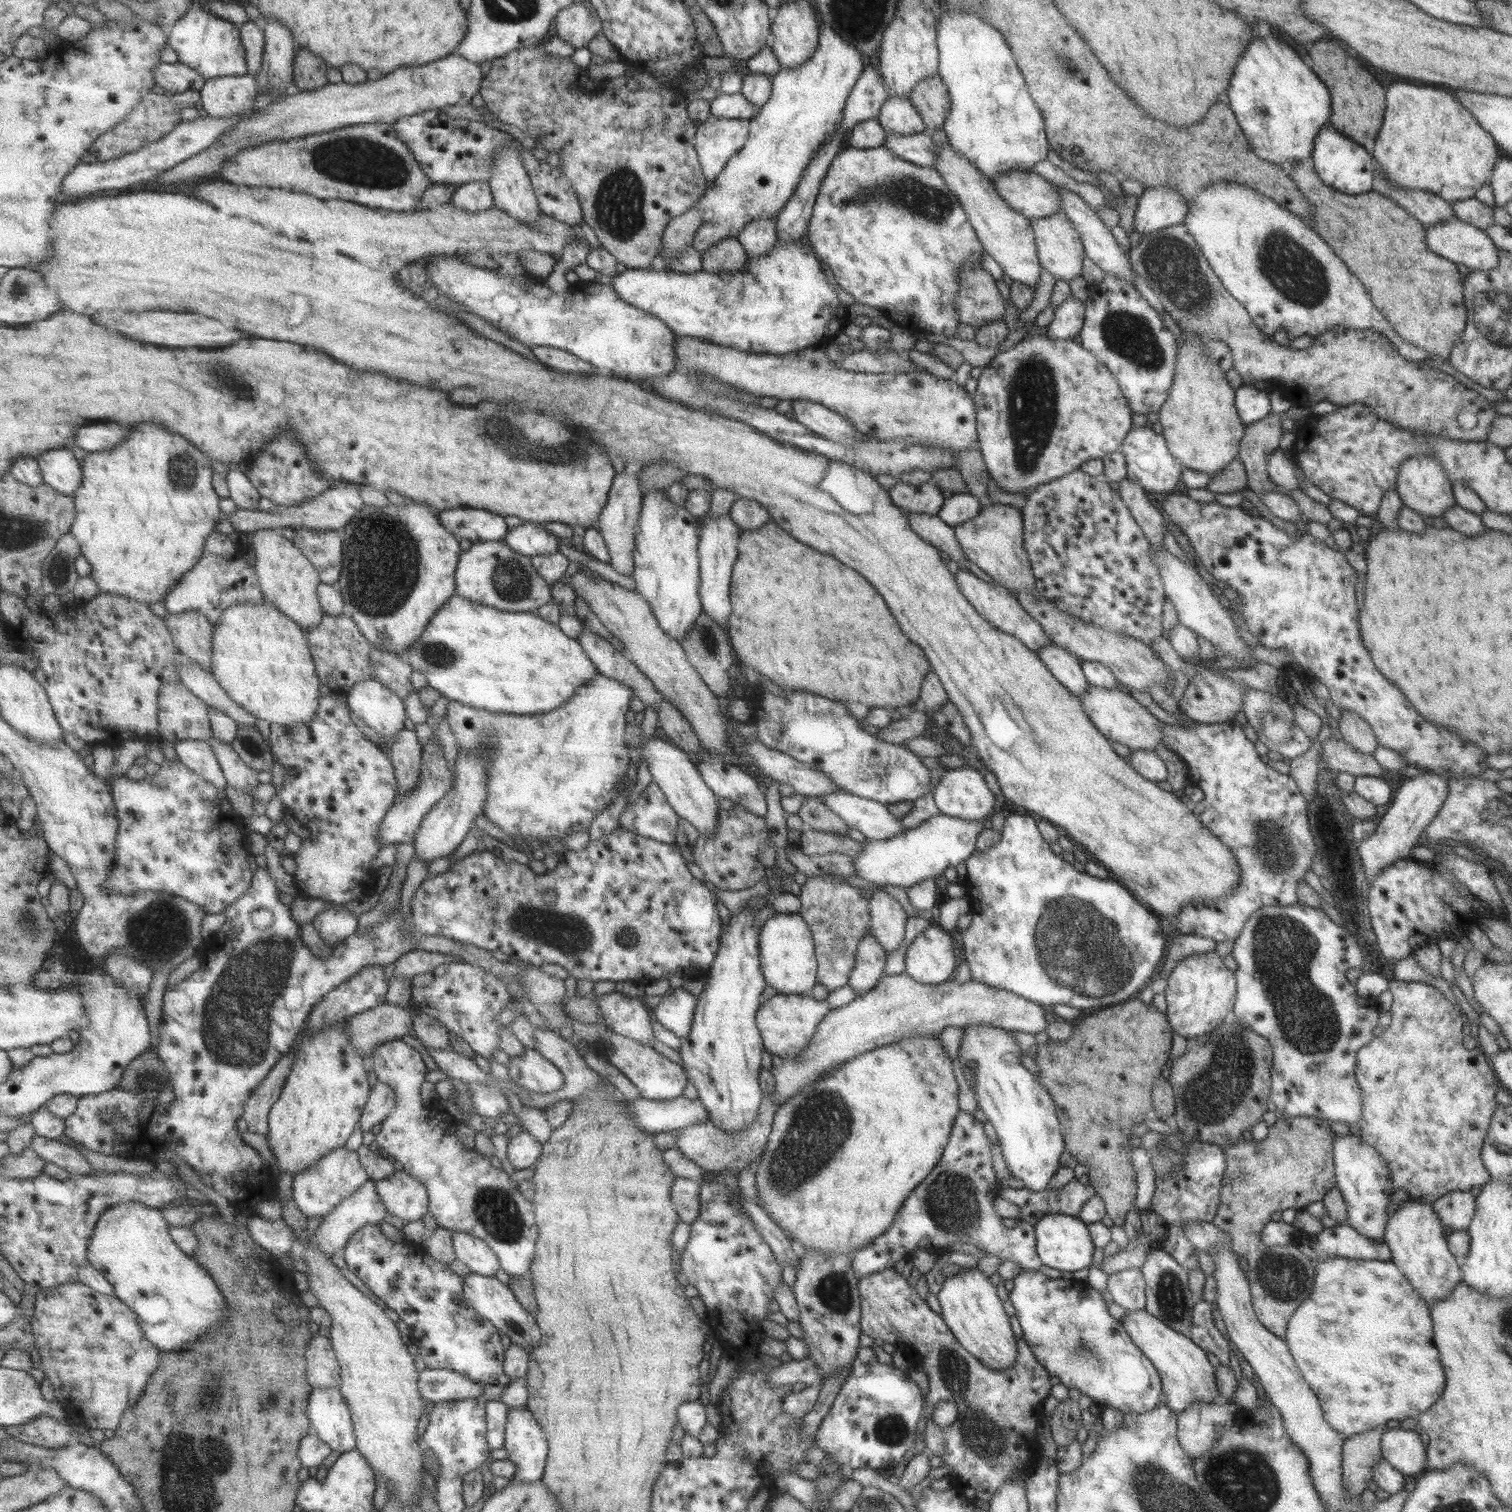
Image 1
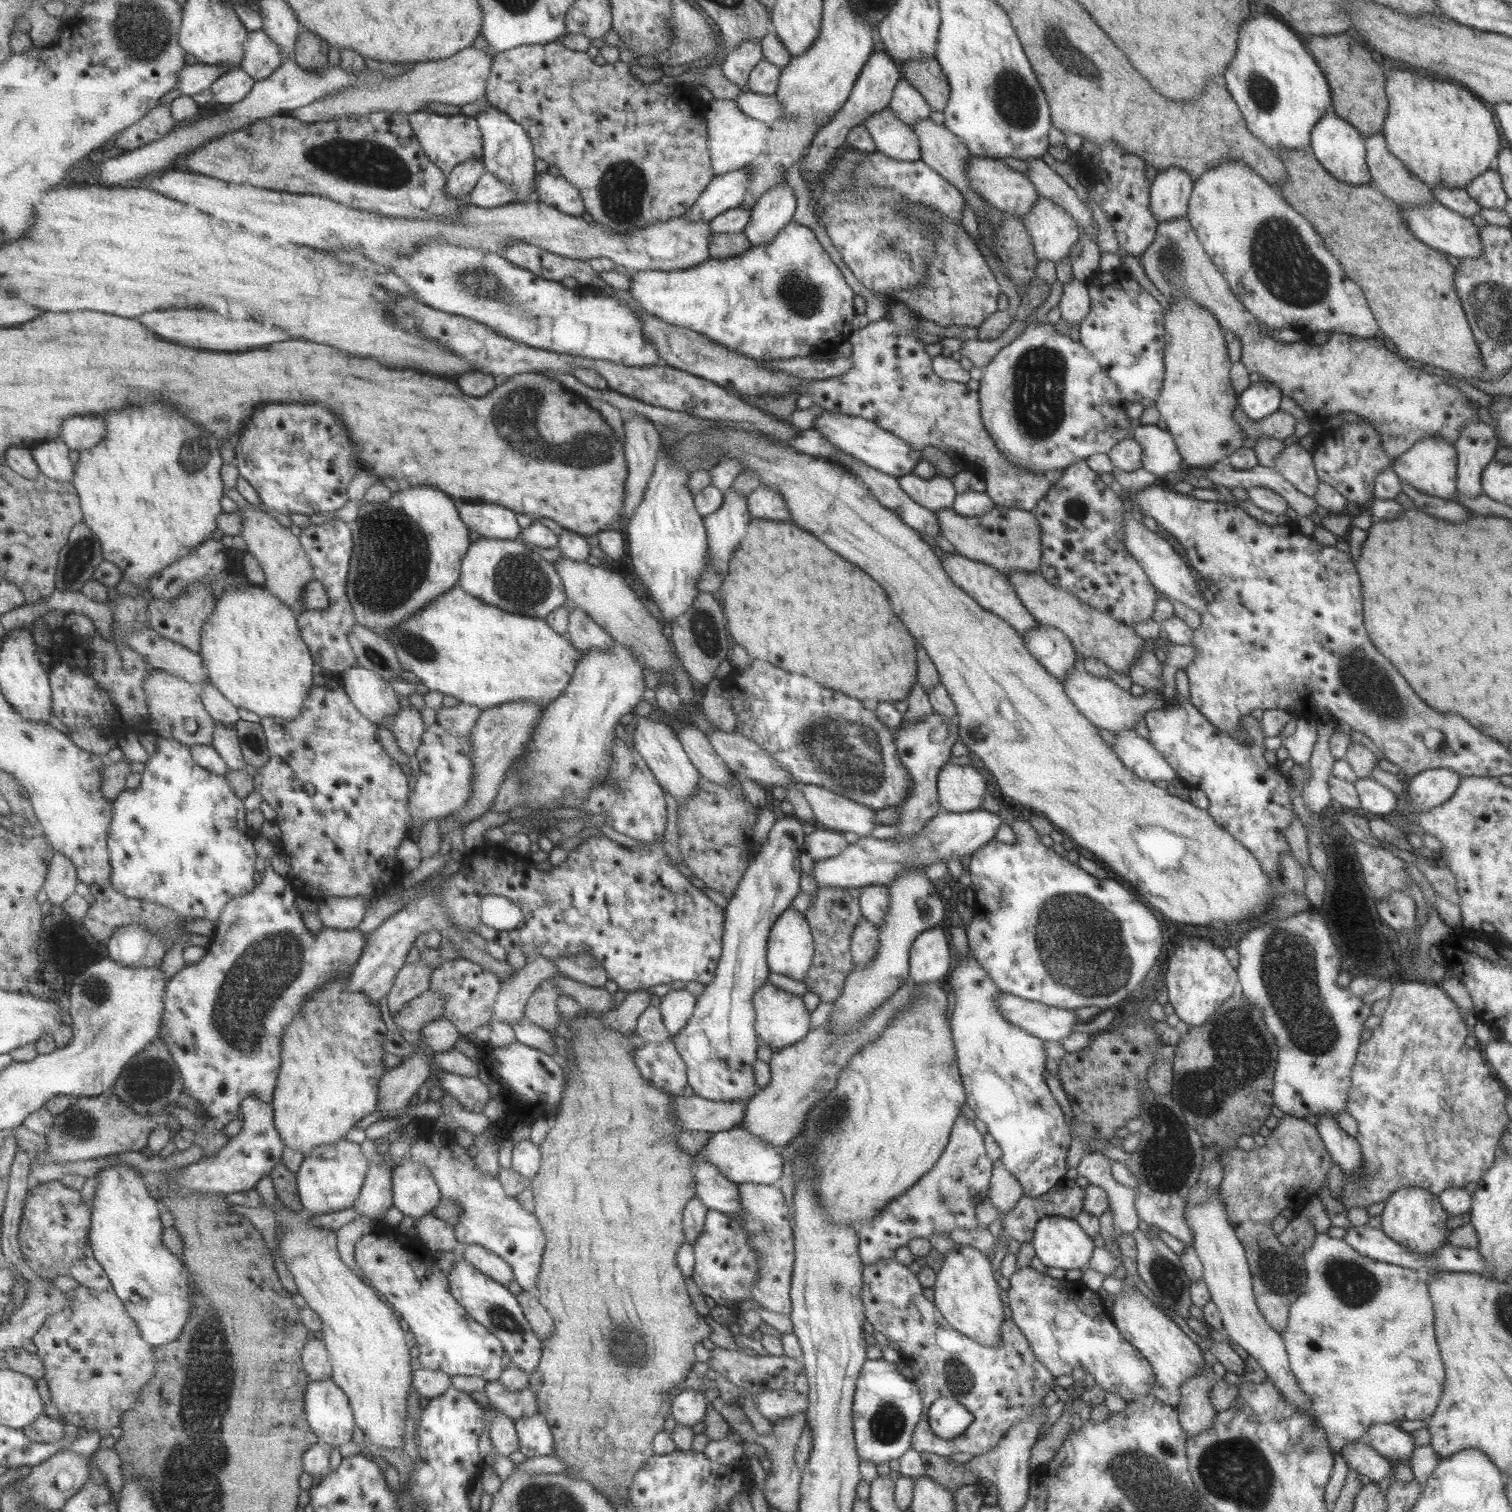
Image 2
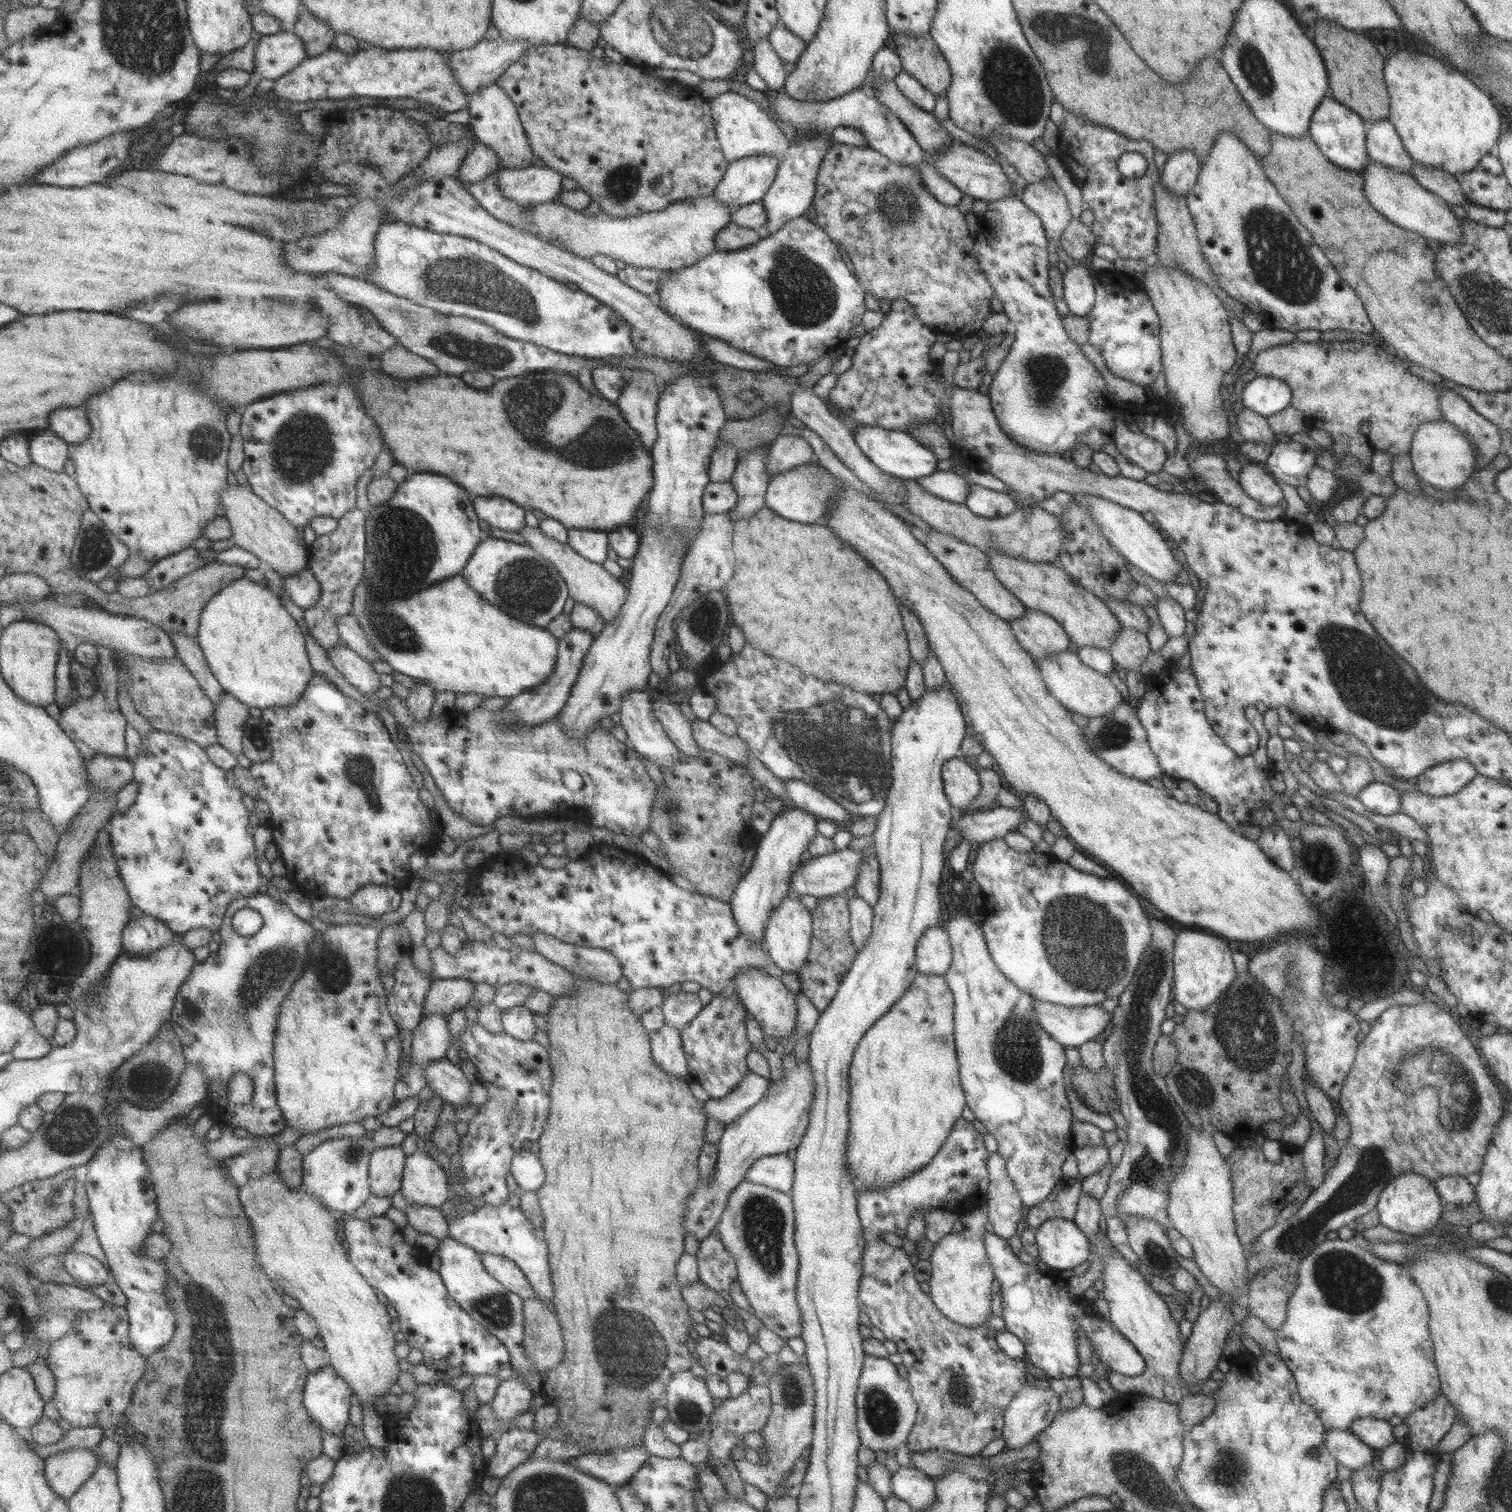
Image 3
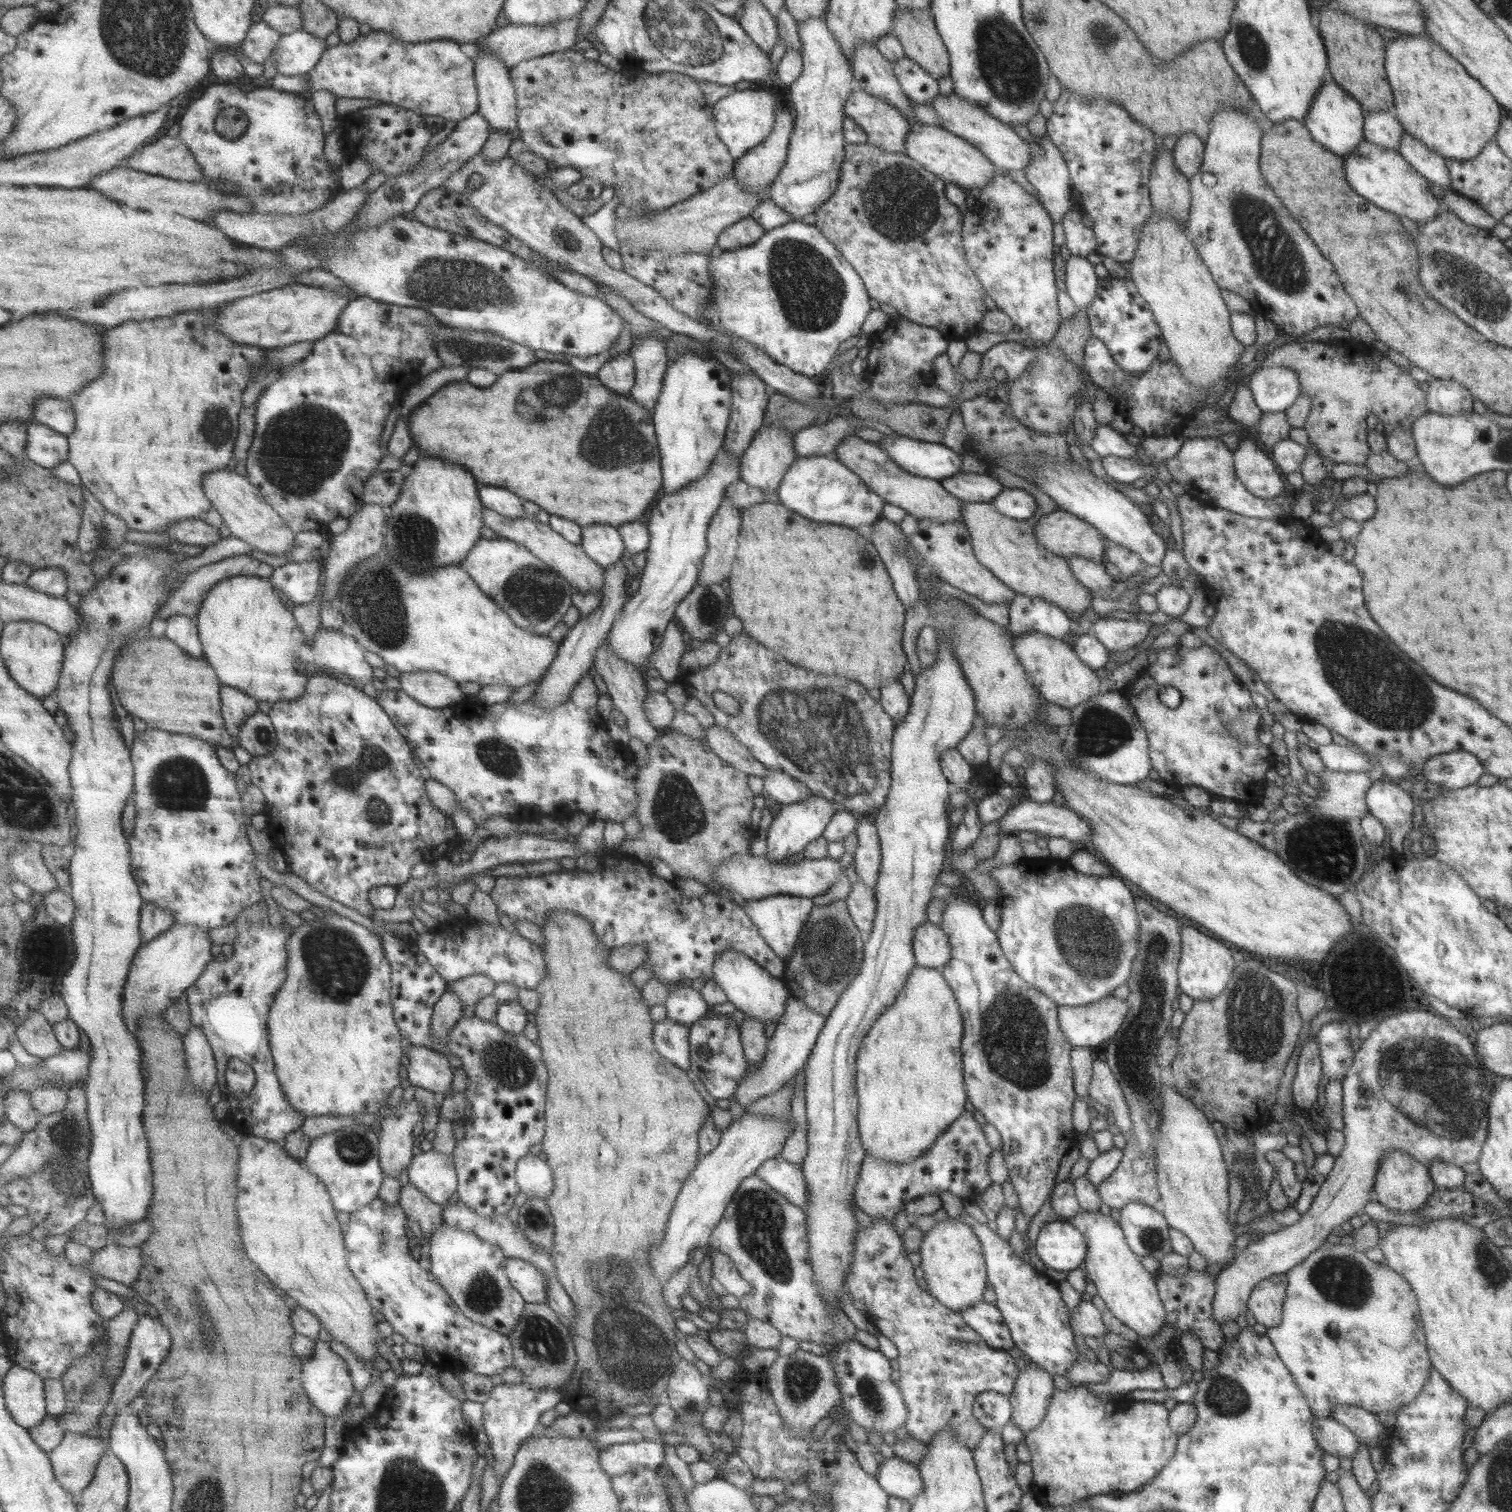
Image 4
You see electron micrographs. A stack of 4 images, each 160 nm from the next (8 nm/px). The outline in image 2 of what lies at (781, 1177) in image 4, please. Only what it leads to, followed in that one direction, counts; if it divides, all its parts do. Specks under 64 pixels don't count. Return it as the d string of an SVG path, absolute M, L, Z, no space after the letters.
M741 1120L729 1130L711 1133L705 1144L691 1154L691 1159L695 1166L701 1161L713 1164L721 1175L737 1186L744 1182L776 1185L782 1174L783 1160L773 1147L765 1139L753 1136L744 1129L744 1122Z

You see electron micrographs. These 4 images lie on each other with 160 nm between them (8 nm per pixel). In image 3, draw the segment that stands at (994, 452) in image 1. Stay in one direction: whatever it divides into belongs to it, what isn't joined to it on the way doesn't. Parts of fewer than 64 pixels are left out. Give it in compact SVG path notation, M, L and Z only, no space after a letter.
M1015 196L988 203L981 220L978 219L977 227L975 234L971 235L973 256L981 274L992 286L994 296L1003 303L1002 313L1007 315L1016 331L1015 341L994 372L987 390L990 407L1001 432L1015 440L1019 446L1035 452L1062 454L1065 450L1076 448L1078 444L1099 451L1112 440L1115 432L1112 394L1106 389L1105 379L1093 363L1067 336L1062 318L1057 314L1055 298L1048 287L1049 243L1045 239L1041 221L1021 203L1019 196Z

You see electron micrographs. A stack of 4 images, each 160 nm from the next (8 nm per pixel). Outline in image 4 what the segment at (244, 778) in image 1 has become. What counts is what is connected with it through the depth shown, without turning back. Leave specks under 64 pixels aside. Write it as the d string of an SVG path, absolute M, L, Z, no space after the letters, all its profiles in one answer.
M223 685L222 688L222 700L226 729L239 746L241 727L245 725L247 719L259 711L259 701L239 689L226 685Z

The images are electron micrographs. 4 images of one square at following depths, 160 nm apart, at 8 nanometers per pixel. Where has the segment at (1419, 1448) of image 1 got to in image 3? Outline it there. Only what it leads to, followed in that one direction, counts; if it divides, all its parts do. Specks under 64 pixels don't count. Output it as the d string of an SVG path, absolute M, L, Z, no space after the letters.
M1358 1418L1349 1426L1349 1432L1355 1434L1363 1444L1373 1448L1383 1449L1392 1442L1396 1442L1393 1437L1392 1426L1388 1421L1377 1420L1375 1418Z

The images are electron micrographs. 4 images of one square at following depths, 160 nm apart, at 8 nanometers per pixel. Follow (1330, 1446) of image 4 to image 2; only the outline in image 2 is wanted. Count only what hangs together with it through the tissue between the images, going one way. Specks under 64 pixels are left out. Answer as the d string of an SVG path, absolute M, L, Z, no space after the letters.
M1364 1439L1348 1442L1338 1453L1344 1458L1347 1466L1375 1483L1387 1477L1392 1479L1393 1463L1377 1454Z

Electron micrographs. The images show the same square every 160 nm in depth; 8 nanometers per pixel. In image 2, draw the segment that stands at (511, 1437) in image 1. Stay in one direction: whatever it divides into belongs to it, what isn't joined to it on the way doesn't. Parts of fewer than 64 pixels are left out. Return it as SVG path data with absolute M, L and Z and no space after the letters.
M540 1414L516 1418L513 1421L517 1433L517 1450L526 1457L551 1455L552 1429Z

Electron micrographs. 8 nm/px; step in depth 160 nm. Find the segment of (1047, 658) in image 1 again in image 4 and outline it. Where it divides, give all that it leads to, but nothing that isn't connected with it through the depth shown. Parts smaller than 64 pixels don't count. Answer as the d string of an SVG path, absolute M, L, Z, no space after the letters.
M1016 594L1008 603L1008 631L1015 636L1039 632L1051 638L1061 639L1071 629L1071 620L1065 613L1042 598L1027 598Z

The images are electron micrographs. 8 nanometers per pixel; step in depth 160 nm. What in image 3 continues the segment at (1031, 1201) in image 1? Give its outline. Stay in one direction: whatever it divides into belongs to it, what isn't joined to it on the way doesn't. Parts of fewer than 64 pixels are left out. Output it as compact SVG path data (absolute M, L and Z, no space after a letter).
M1062 1176L1044 1202L1026 1208L1025 1228L1035 1231L1045 1220L1055 1217L1072 1221L1081 1192L1080 1182Z

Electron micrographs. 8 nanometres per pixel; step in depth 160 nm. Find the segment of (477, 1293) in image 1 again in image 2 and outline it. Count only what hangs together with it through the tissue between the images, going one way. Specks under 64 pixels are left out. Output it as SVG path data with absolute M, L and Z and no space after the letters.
M464 1256L455 1260L455 1267L449 1272L449 1278L452 1282L450 1290L457 1301L473 1315L473 1318L502 1340L506 1353L523 1372L528 1376L533 1373L540 1361L540 1340L507 1285L477 1270L477 1267L469 1264Z

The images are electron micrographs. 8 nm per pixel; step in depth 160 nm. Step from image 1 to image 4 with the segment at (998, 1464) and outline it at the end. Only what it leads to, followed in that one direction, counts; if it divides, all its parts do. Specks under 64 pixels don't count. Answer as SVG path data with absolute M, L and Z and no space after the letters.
M883 1218L872 1220L870 1227L859 1228L855 1233L853 1260L846 1274L846 1290L852 1299L863 1302L863 1314L898 1350L896 1362L899 1379L896 1383L908 1410L908 1417L903 1426L907 1436L927 1446L933 1441L935 1434L948 1428L961 1445L972 1451L979 1445L986 1431L972 1413L975 1397L980 1392L987 1391L1010 1395L1020 1371L1020 1363L1006 1350L989 1346L959 1313L953 1313L924 1291L913 1277L914 1266L907 1259L907 1254L893 1224L883 1221Z

